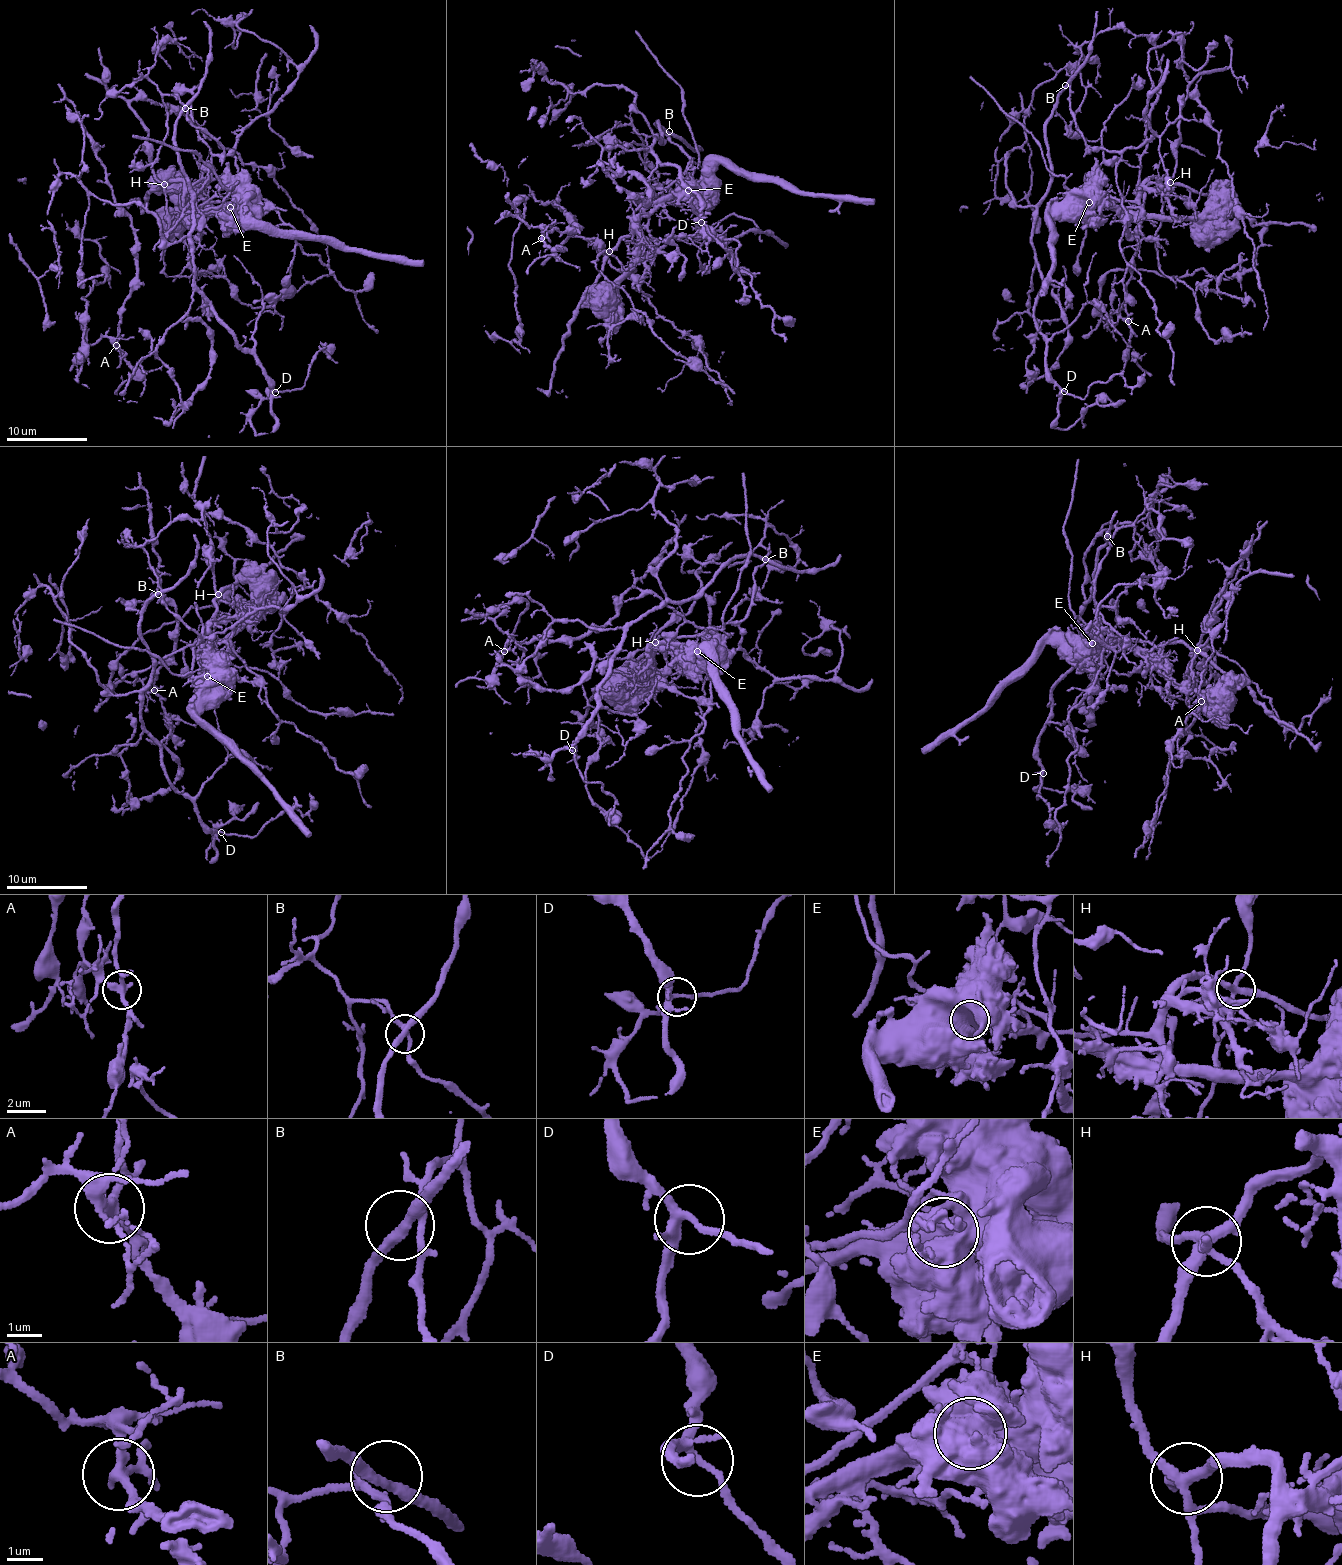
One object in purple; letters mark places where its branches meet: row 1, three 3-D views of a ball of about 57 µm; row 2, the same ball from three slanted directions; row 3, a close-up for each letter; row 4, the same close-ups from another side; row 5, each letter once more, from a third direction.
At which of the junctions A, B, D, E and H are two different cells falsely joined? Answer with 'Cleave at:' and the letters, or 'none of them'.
Cleave at: A, E, H

